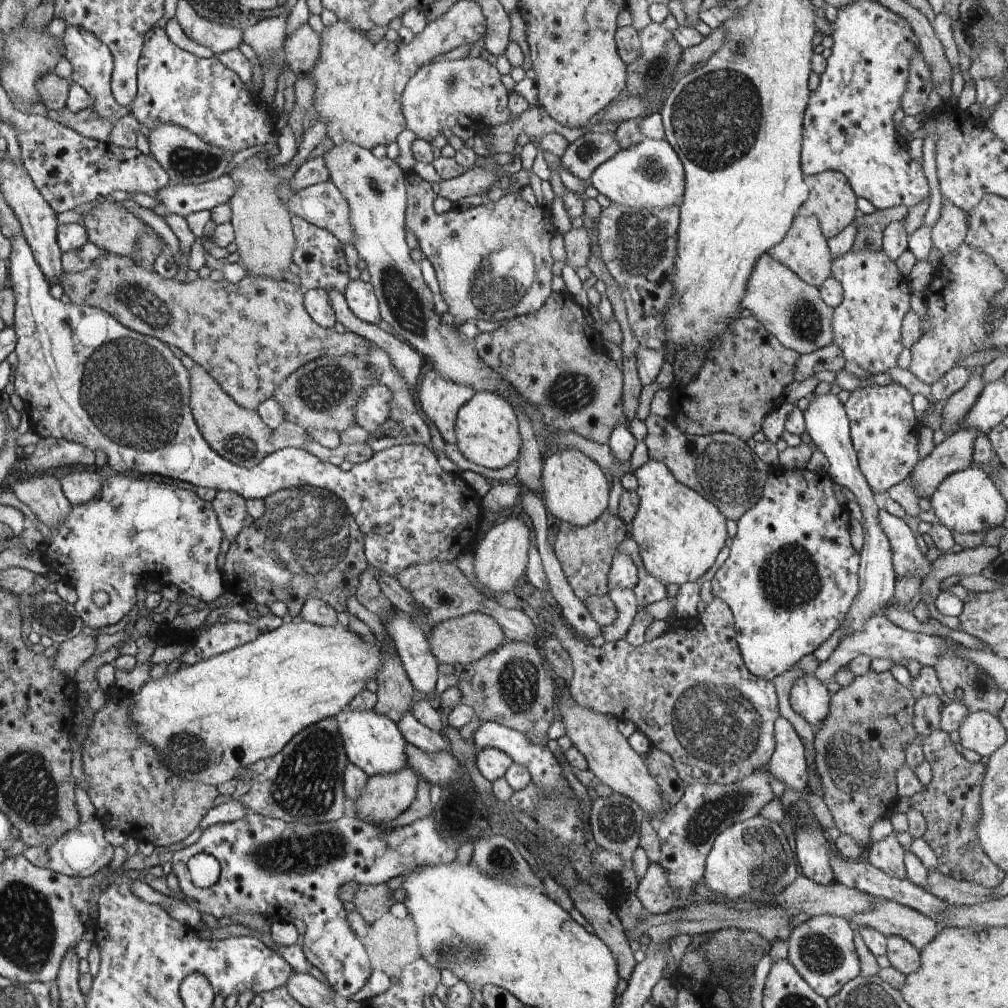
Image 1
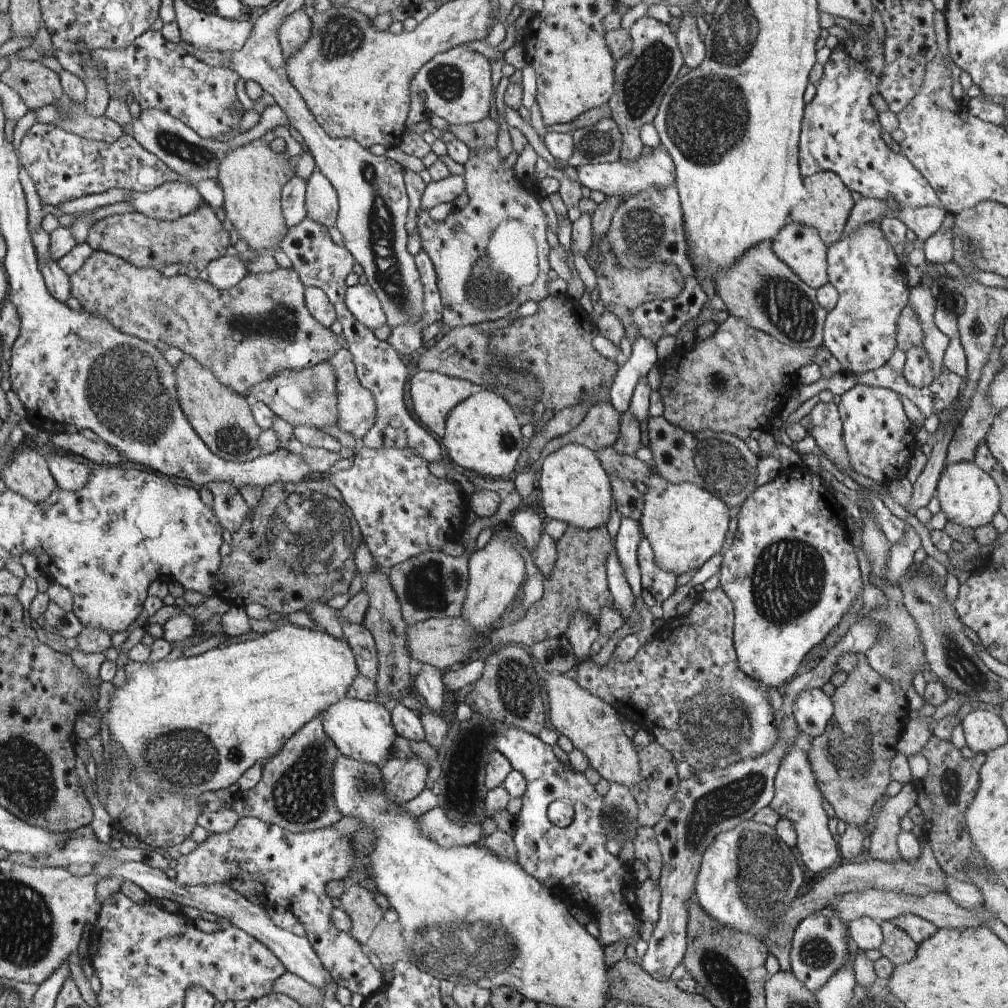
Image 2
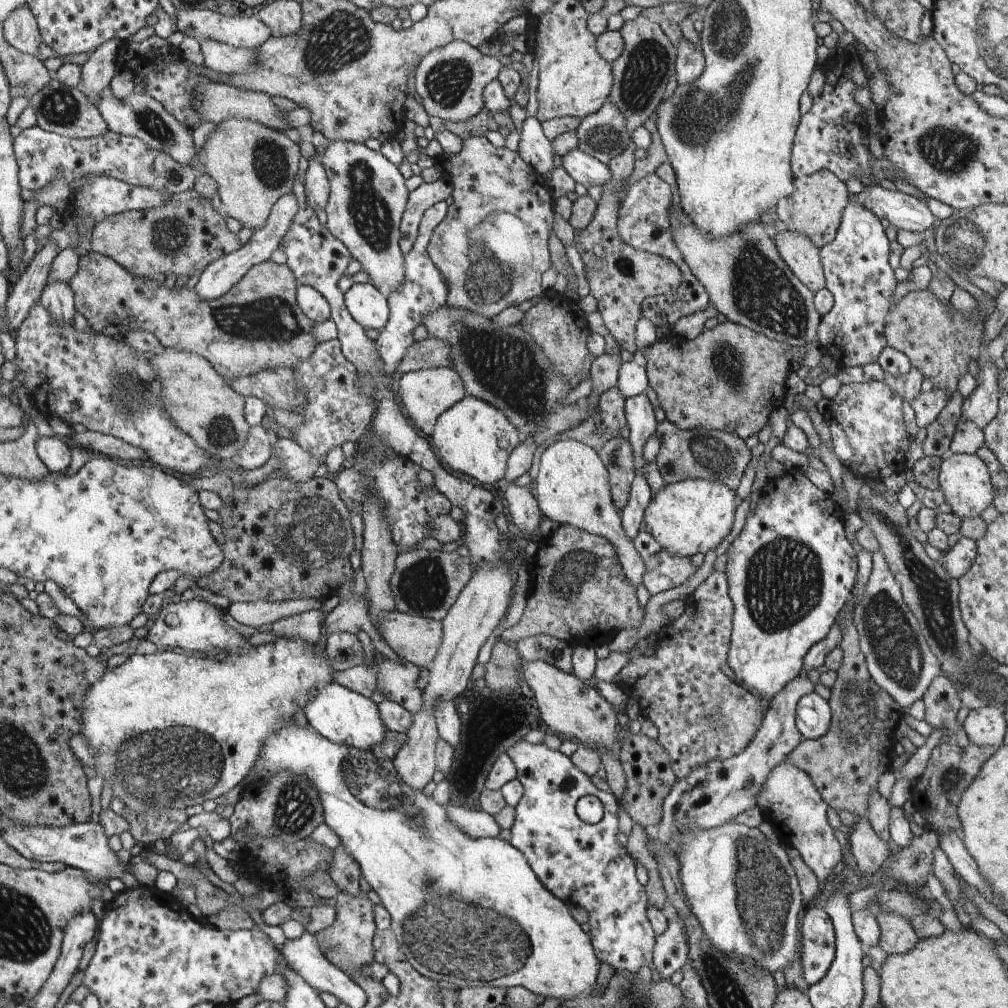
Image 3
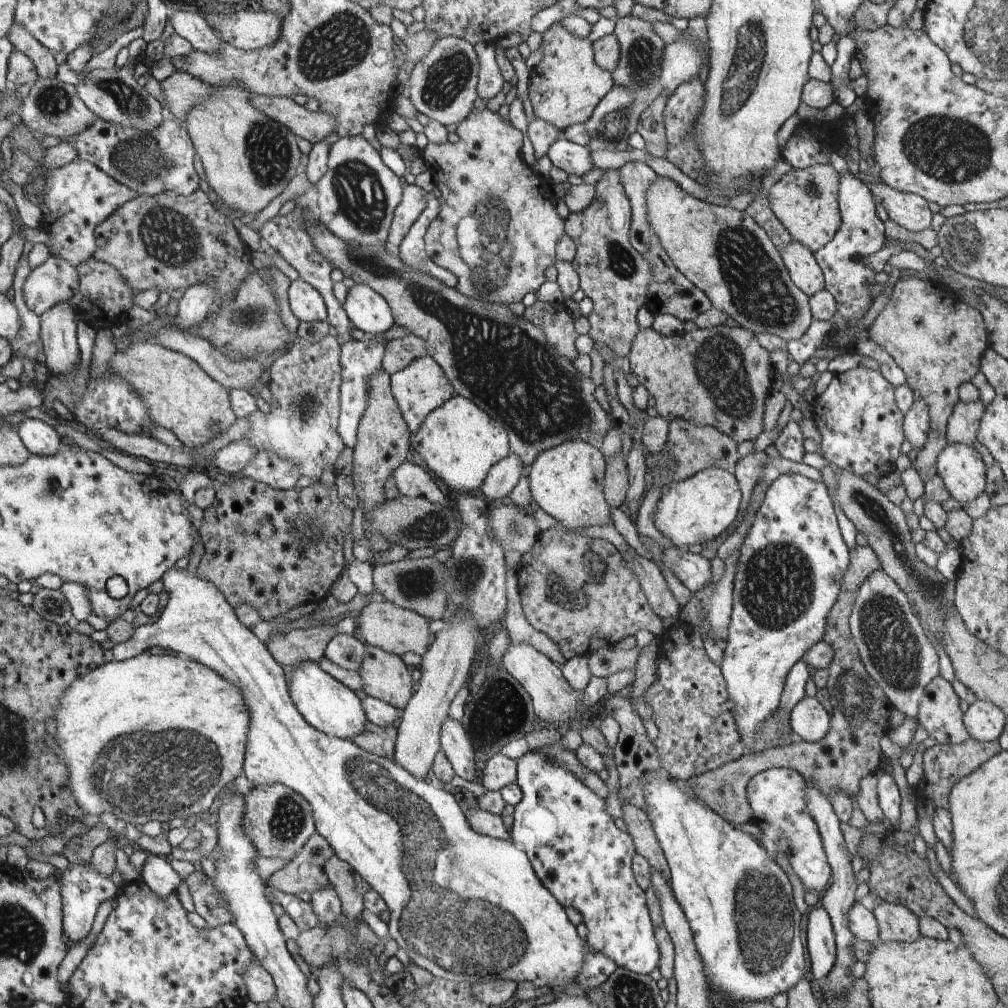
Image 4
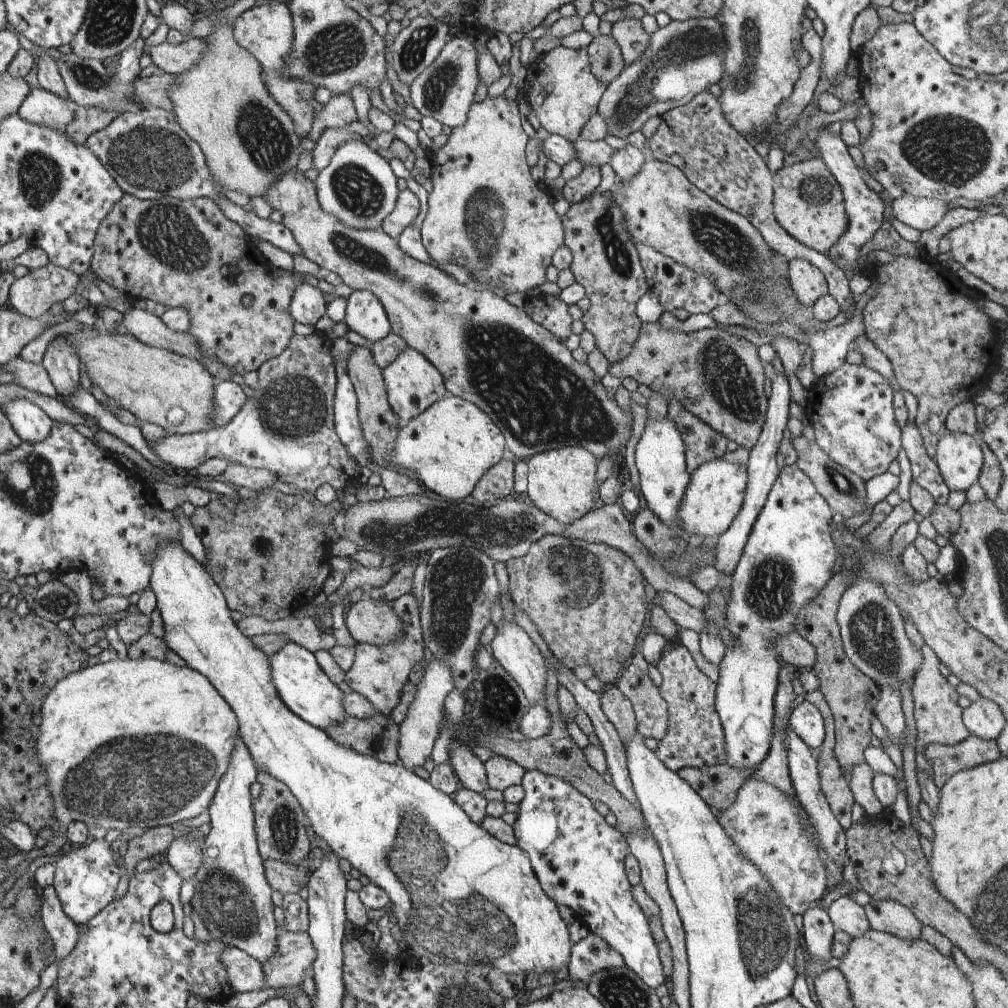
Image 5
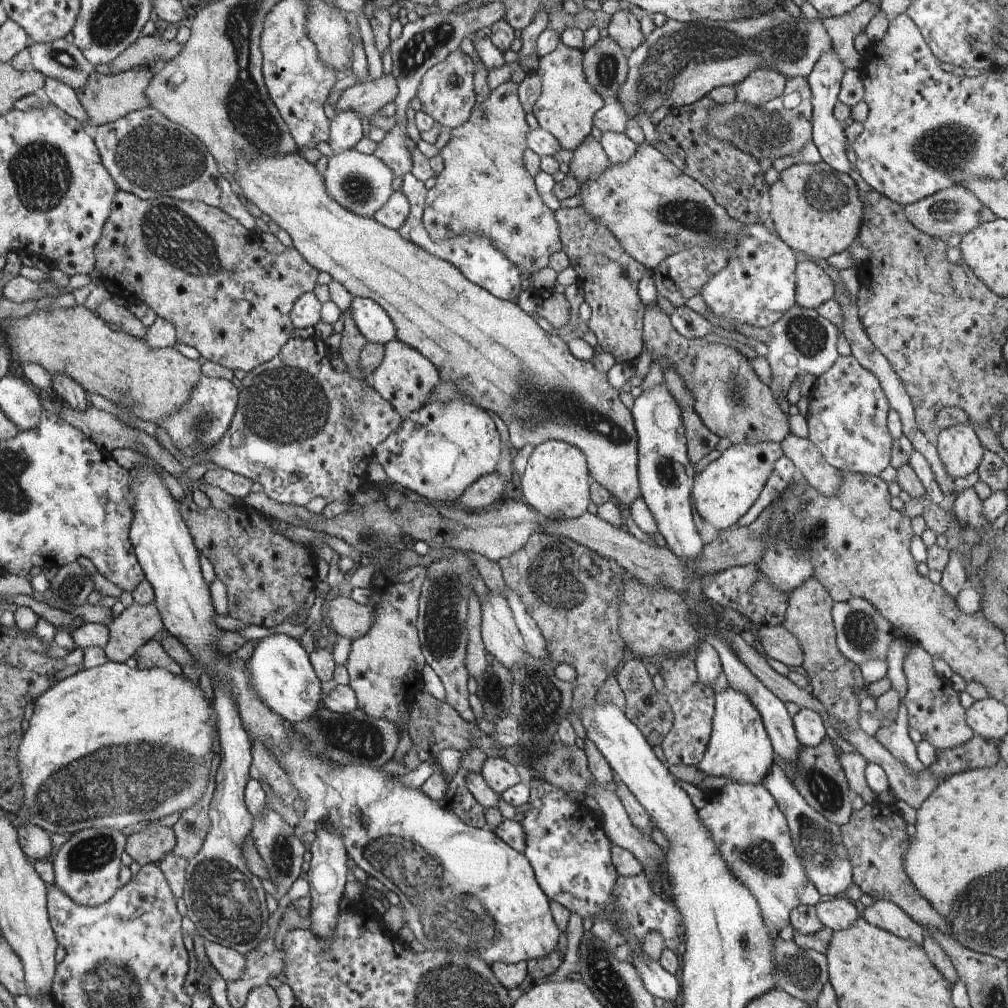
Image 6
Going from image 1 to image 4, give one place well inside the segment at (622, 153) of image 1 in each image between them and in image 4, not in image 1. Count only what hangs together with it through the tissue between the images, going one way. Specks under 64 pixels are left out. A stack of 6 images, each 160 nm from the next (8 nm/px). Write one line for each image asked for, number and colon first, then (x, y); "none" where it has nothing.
2: (657, 169)
3: (587, 170)
4: (573, 158)

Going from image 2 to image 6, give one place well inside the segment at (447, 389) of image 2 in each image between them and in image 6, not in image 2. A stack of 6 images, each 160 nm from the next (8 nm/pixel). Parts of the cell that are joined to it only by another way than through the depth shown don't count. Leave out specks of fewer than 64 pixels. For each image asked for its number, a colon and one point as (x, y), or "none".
3: (426, 394)
4: (422, 387)
5: (413, 384)
6: (406, 377)

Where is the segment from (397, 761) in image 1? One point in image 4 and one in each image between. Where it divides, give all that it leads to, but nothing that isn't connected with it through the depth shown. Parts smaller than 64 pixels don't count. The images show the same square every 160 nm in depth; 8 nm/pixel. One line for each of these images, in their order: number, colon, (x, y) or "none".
2: (363, 730)
3: (342, 716)
4: (328, 705)

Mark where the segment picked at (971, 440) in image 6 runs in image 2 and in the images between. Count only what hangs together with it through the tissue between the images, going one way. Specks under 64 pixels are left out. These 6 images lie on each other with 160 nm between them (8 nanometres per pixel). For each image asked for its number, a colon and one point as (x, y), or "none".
2: (969, 497)
3: (964, 479)
4: (961, 467)
5: (960, 460)

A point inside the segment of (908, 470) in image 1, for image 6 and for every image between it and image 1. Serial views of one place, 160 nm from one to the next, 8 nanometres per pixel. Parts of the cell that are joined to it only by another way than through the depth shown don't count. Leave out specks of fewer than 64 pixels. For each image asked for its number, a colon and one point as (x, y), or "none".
2: (880, 440)
3: (867, 428)
4: (861, 425)
5: (851, 409)
6: (847, 417)

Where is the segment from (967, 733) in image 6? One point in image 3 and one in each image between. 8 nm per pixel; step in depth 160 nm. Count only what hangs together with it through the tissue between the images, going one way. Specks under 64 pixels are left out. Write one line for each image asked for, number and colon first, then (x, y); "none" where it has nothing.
3: (942, 697)
4: (939, 711)
5: (938, 715)

